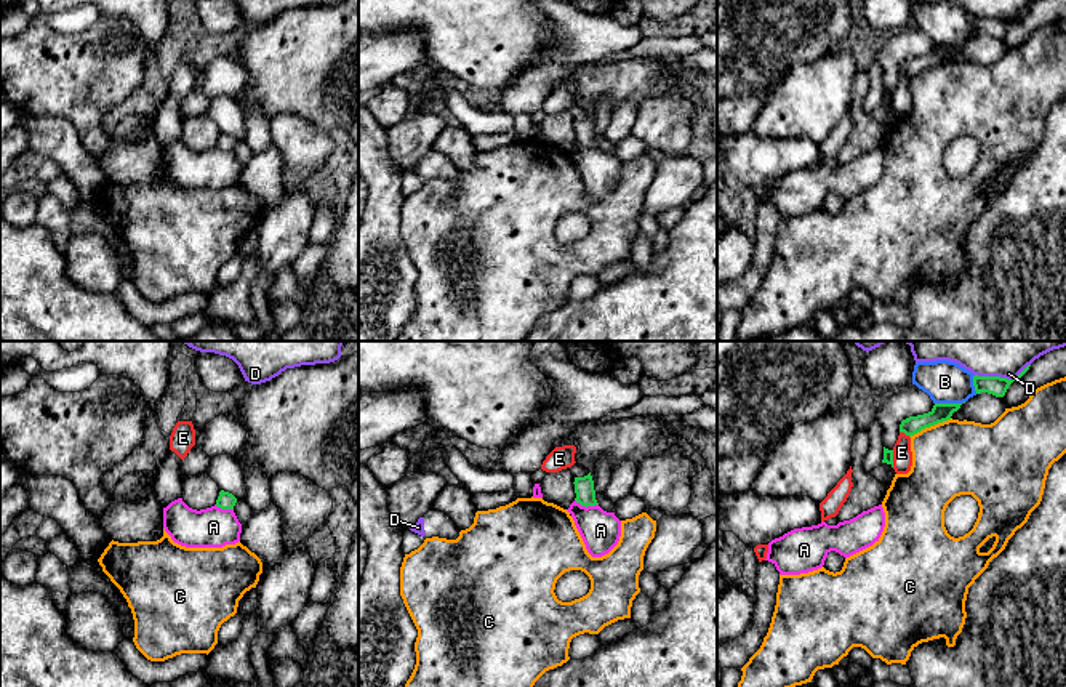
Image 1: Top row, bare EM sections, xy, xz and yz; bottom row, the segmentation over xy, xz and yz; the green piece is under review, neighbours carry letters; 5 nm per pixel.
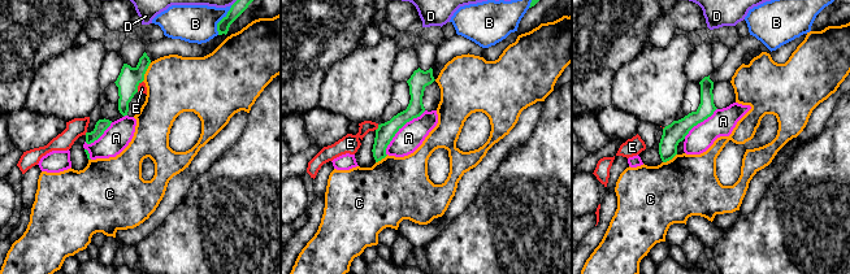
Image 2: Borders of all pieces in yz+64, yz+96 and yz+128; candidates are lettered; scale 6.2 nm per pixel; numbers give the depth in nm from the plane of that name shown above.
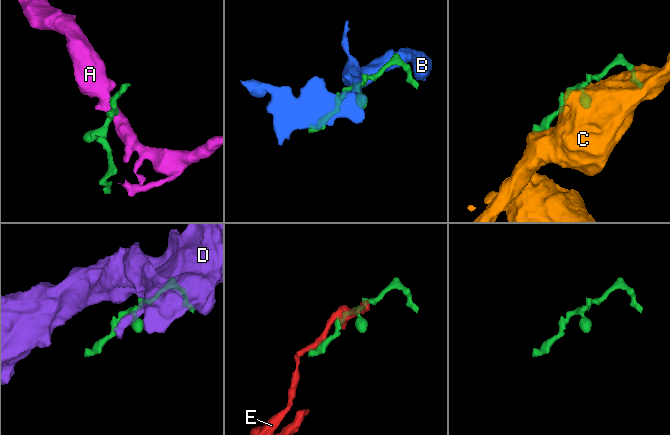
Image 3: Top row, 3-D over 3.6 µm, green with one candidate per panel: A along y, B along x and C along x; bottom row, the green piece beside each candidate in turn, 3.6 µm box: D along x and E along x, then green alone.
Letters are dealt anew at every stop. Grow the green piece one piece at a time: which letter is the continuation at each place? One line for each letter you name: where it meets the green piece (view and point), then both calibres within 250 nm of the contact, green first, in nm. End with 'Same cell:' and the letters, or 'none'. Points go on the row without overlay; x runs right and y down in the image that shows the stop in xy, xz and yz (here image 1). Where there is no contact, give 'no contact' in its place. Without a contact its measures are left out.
Same cell: none

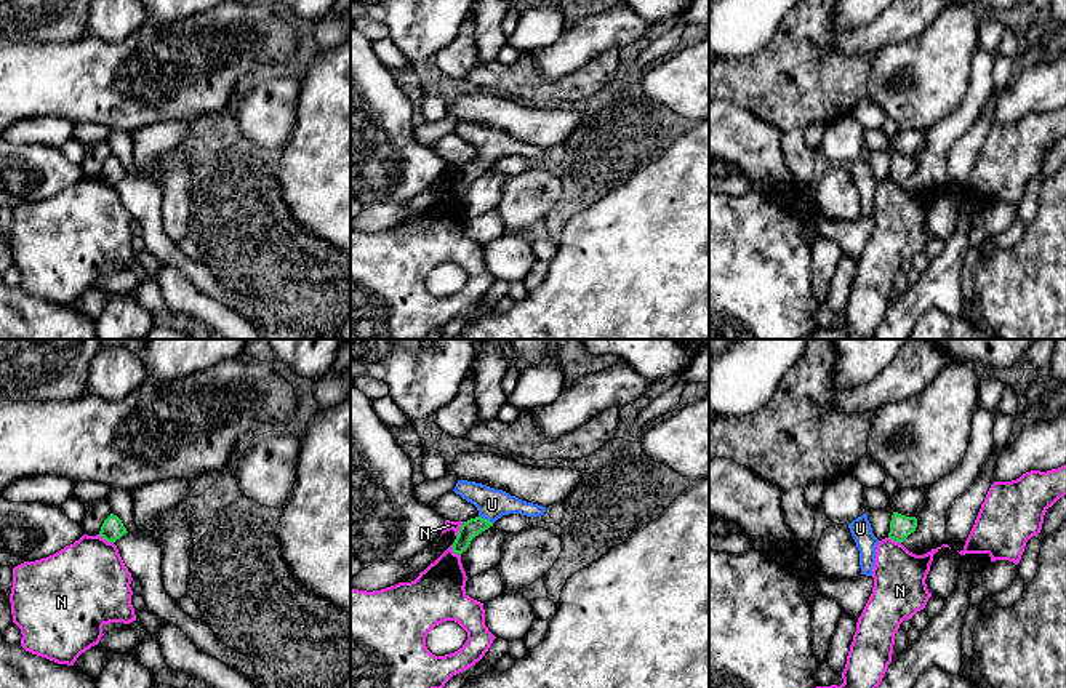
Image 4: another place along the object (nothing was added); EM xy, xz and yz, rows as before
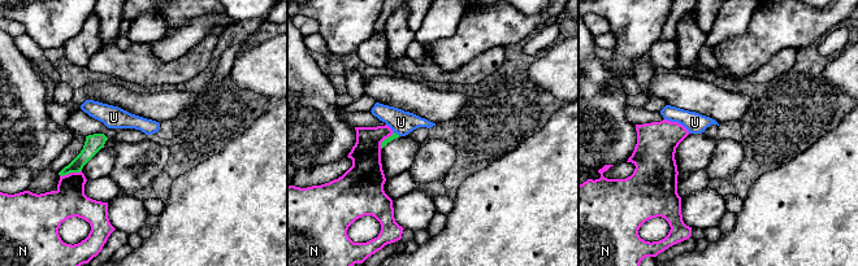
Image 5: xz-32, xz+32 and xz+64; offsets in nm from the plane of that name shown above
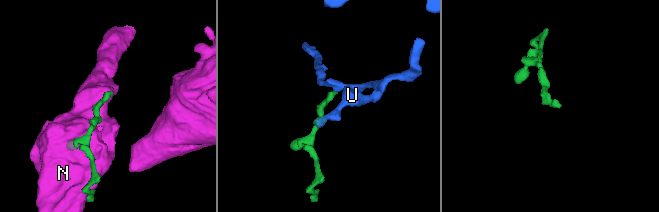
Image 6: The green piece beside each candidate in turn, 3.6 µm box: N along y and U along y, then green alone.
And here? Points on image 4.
U: meets green in xz at (485, 160); 90 nm thick on the green side, 160 nm on the other
Same cell: U

